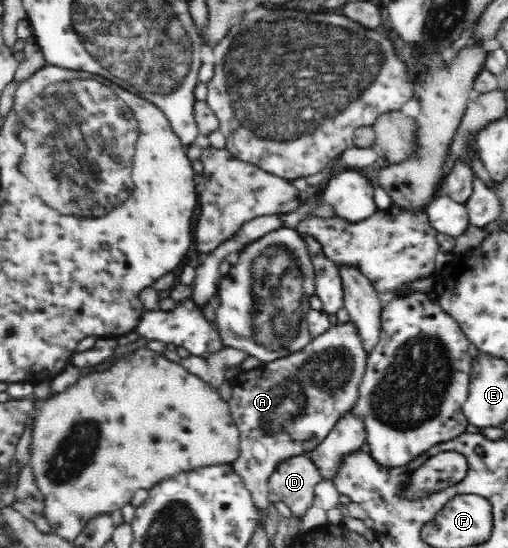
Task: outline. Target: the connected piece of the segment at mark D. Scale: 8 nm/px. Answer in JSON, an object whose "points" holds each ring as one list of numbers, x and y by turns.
{"points":[[302,454,277,465,268,486,291,510,291,516,301,519,315,504,315,486,327,481,309,456]]}

